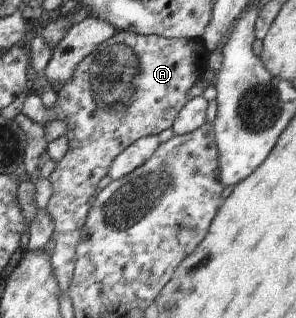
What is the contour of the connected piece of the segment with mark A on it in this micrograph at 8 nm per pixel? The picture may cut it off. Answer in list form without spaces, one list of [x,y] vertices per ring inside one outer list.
[[[118,32],[101,43],[77,65],[69,82],[57,91],[57,102],[53,107],[45,107],[42,97],[32,92],[27,96],[22,115],[29,117],[29,120],[43,127],[52,121],[67,121],[64,137],[68,140],[68,151],[65,157],[56,163],[55,170],[48,178],[52,186],[52,195],[46,208],[54,224],[52,239],[55,247],[50,255],[50,263],[60,296],[69,290],[75,268],[76,246],[90,211],[91,197],[95,195],[101,179],[108,175],[110,163],[139,139],[157,136],[173,126],[181,109],[189,102],[190,89],[203,81],[203,75],[208,70],[209,57],[210,53],[205,50],[199,38],[169,40],[154,34],[143,36],[132,32]]]

